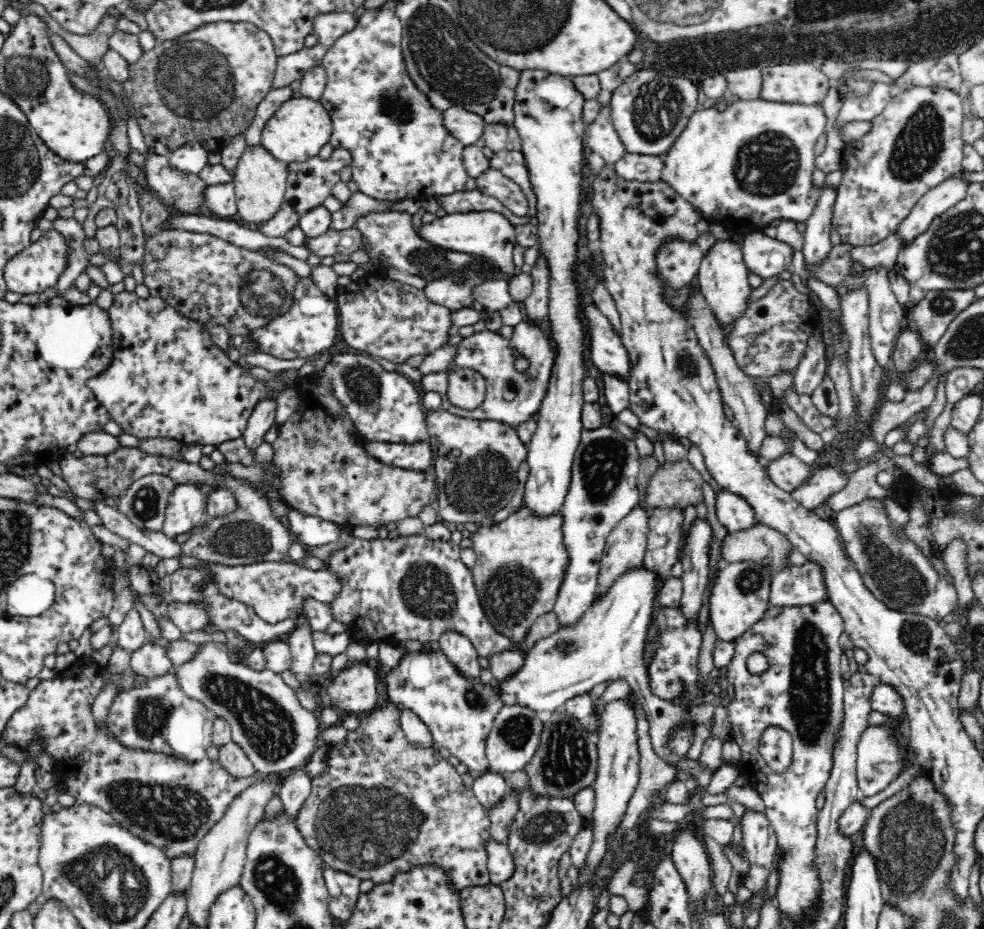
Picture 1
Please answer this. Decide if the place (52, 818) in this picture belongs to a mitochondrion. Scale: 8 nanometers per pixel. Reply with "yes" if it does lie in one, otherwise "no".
no

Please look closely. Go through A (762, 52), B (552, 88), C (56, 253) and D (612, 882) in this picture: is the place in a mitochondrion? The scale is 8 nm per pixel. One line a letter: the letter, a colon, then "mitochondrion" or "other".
A: mitochondrion
B: other
C: other
D: other

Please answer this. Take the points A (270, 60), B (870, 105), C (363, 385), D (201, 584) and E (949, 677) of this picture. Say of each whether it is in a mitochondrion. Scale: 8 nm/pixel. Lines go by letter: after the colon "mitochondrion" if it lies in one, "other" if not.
A: other
B: other
C: mitochondrion
D: mitochondrion
E: other

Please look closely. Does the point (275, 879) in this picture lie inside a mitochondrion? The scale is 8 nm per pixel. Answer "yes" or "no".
yes

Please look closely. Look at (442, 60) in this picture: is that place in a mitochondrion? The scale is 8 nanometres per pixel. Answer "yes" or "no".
yes

